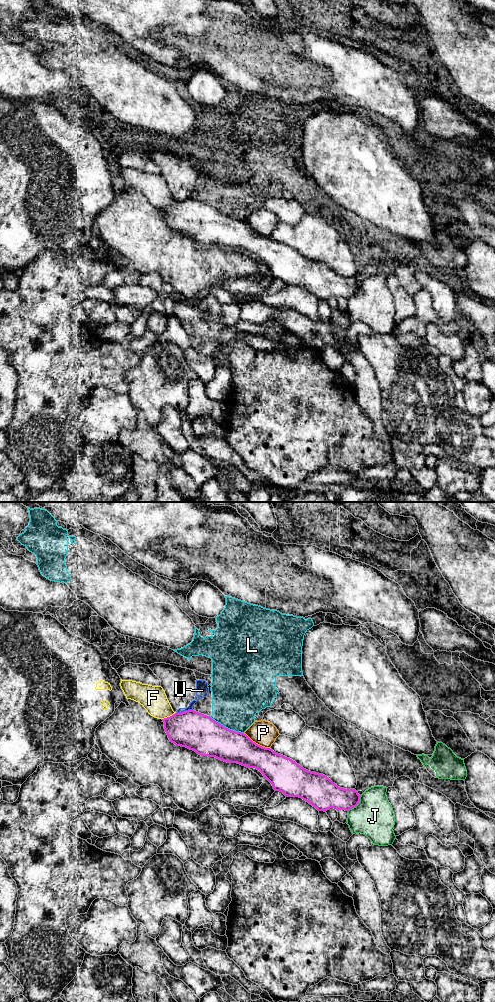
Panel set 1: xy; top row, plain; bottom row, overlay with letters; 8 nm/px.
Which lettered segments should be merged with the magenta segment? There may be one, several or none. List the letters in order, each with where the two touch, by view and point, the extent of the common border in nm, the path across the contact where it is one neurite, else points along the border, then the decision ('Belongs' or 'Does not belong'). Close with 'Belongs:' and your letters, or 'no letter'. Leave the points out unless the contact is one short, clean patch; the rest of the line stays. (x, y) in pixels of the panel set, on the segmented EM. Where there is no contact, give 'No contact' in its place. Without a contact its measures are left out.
F: Touches magenta at xy (168, 717). Shared border 130 nm. Does not belong
J: Touches magenta at xy (357, 804). Shared border 170 nm. Does not belong
L: Touches magenta at xy (225, 727). Shared border 320 nm. Does not belong
P: Touches magenta at xy (255, 743). Shared border 240 nm. Does not belong
U: Touches magenta at xy (185, 711). Shared border 130 nm. Boundary: xy (192, 709), (177, 713). Does not belong
Belongs: no letter

